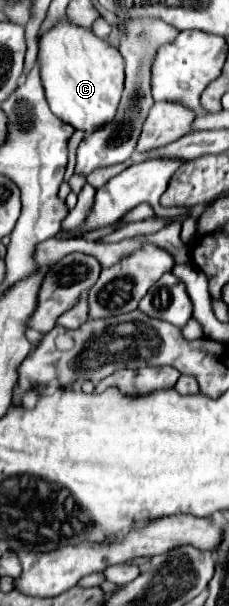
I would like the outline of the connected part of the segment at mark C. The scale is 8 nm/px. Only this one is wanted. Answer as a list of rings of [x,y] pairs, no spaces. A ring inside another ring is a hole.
[[[58,20],[38,40],[40,78],[50,110],[76,130],[92,132],[112,122],[124,88],[124,60],[118,48],[92,34],[90,28]]]

